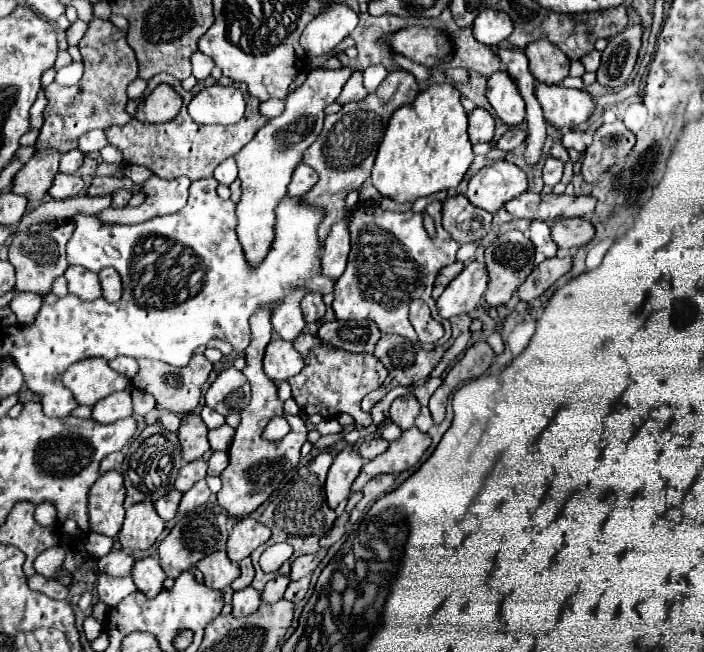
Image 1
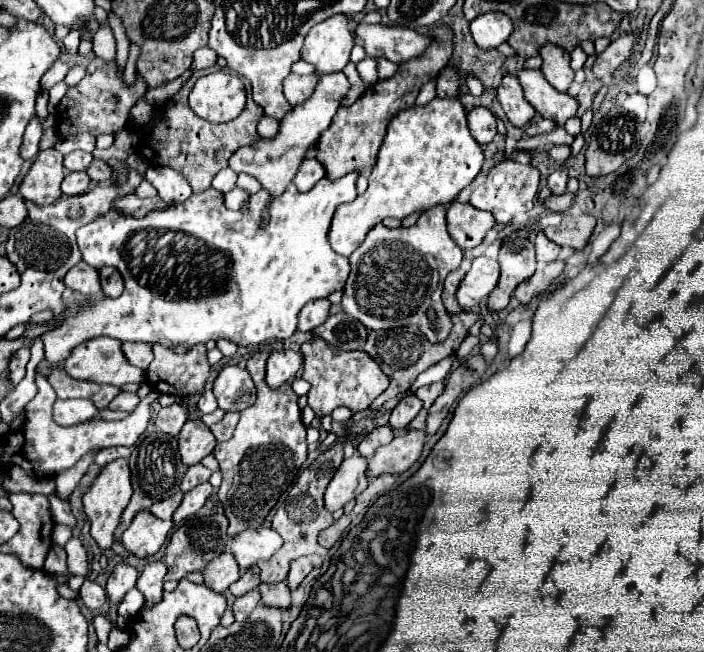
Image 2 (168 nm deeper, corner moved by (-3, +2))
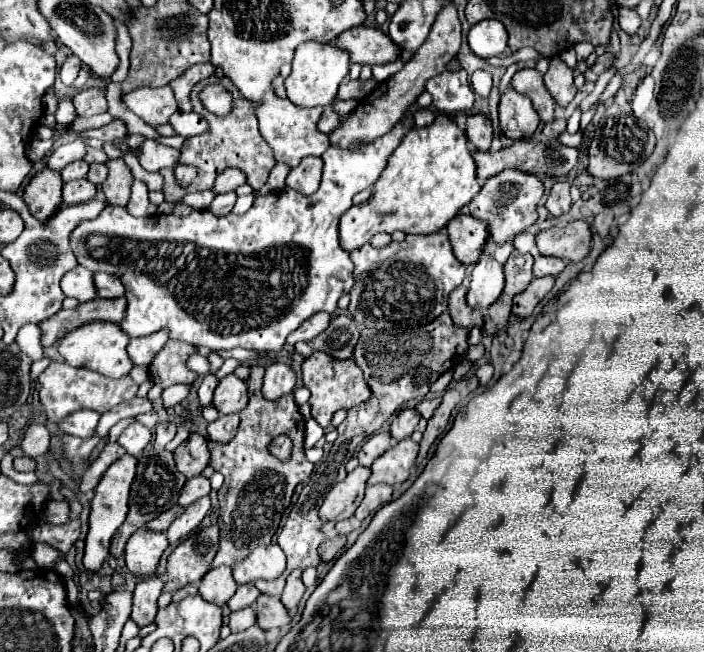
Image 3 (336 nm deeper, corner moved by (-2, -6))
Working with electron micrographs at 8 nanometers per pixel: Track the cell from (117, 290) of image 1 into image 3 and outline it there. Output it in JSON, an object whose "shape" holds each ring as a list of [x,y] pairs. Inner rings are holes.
{"shape":[[[102,272],[94,274],[94,286],[96,286],[100,298],[120,298],[120,296],[124,296],[122,282],[112,274],[102,274]]]}

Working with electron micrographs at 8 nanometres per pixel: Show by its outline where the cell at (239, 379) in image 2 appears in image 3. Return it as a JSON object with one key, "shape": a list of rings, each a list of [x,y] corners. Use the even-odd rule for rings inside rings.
{"shape":[[[234,374],[224,376],[214,390],[214,402],[212,404],[220,414],[242,412],[242,408],[246,408],[246,404],[248,404],[246,382],[236,378]]]}

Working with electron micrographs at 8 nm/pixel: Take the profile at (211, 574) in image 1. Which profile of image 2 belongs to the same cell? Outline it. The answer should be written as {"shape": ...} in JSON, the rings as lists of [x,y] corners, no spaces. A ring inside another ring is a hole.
{"shape":[[[223,552],[215,560],[211,560],[203,570],[203,578],[207,588],[211,588],[217,594],[223,594],[239,578],[239,566],[233,554]]]}

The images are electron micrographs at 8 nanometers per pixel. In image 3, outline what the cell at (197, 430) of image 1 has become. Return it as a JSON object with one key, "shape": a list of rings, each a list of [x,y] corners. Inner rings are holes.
{"shape":[[[192,432],[186,442],[182,442],[174,450],[174,460],[176,468],[186,476],[194,478],[198,476],[210,462],[210,452],[208,452],[208,442],[204,436]]]}

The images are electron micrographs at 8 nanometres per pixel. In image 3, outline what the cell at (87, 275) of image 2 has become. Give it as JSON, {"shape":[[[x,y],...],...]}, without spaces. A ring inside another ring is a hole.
{"shape":[[[76,266],[74,270],[66,272],[66,276],[62,278],[62,290],[66,296],[76,298],[78,302],[88,302],[96,298],[92,272],[84,266]]]}

